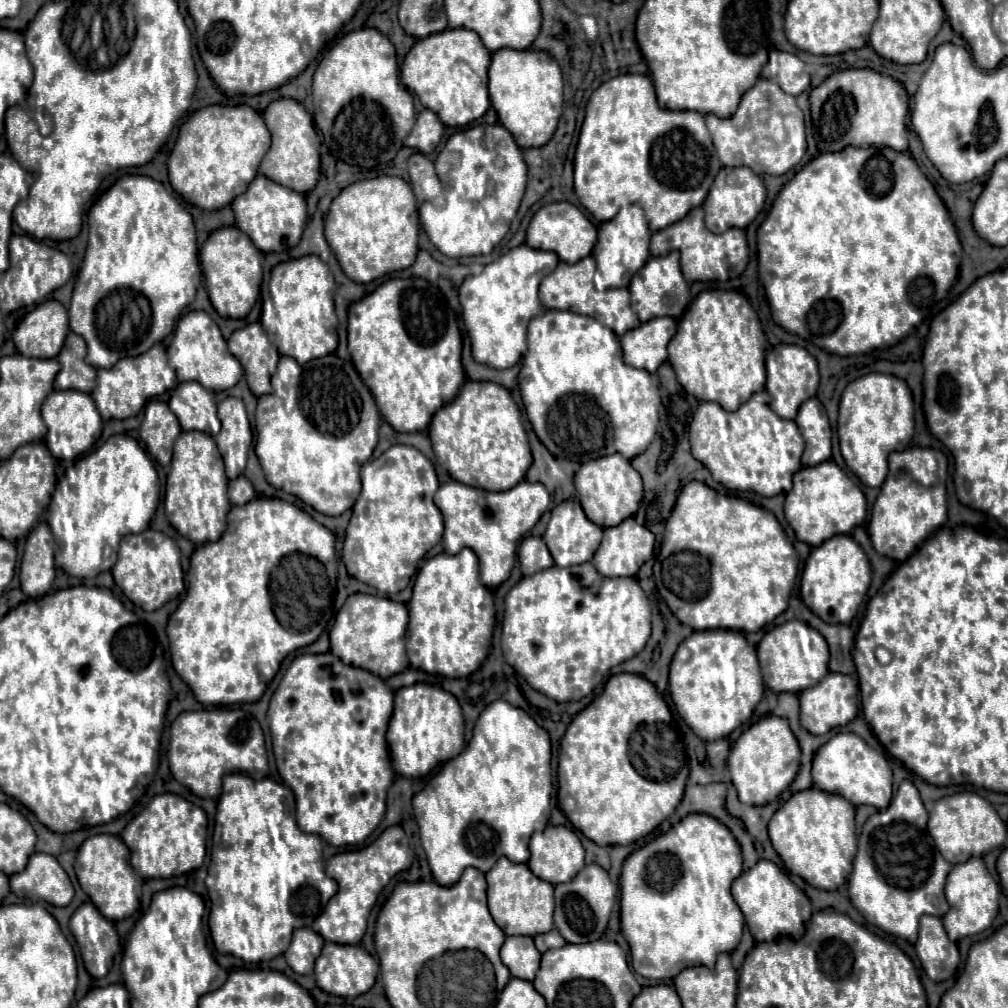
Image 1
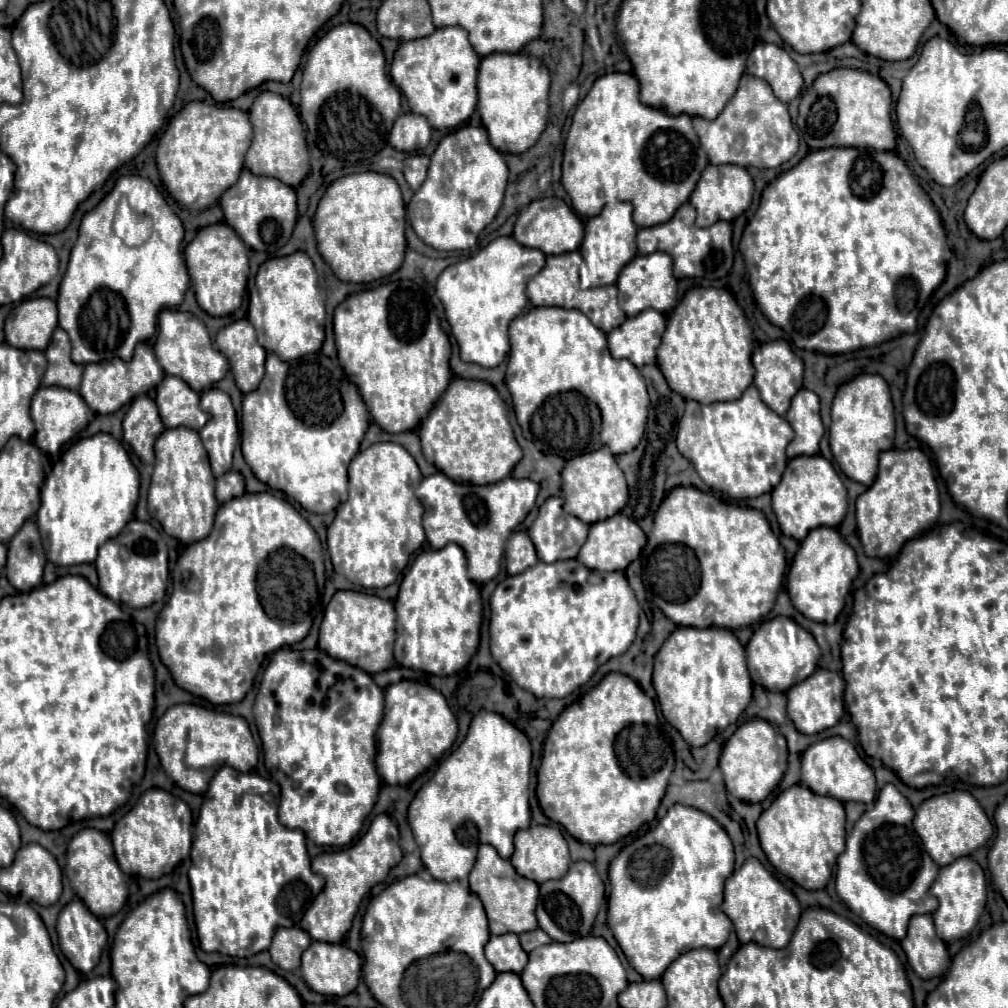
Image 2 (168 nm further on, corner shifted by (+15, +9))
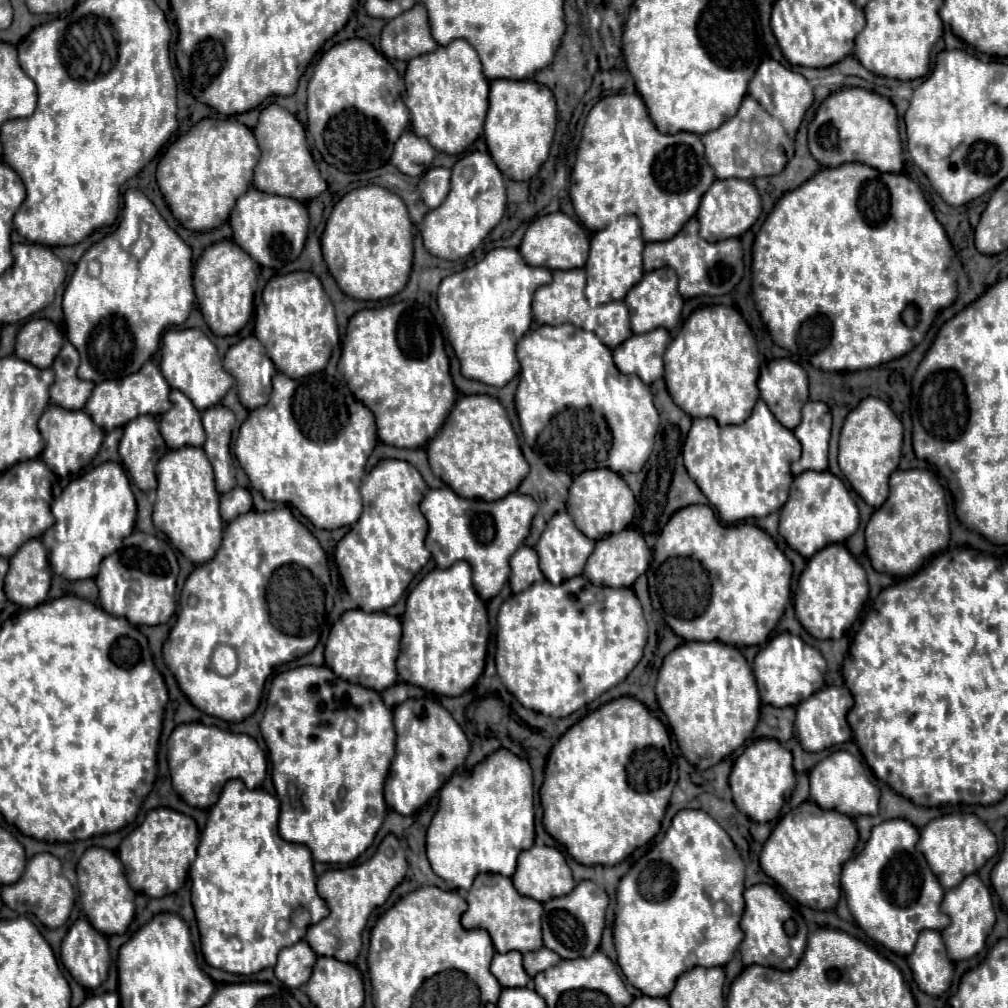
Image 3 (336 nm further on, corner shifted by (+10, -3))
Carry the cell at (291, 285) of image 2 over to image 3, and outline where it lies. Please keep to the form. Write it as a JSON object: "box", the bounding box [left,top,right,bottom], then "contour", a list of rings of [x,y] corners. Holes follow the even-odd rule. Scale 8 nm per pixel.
{"box":[254,272,340,378],"contour":[[[290,272],[268,280],[262,292],[262,302],[255,310],[254,335],[266,346],[267,355],[274,360],[274,366],[290,378],[302,378],[324,370],[332,354],[332,342],[340,338],[332,300],[328,298],[320,280],[312,272]]]}

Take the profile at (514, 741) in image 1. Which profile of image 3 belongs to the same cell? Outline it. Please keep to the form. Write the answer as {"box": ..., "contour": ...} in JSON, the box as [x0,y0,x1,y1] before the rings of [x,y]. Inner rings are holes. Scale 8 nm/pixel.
{"box":[426,748,534,890],"contour":[[[498,748],[472,772],[456,772],[438,796],[438,810],[426,830],[426,856],[434,874],[462,890],[470,890],[478,872],[512,876],[518,854],[534,844],[534,788],[528,760]]]}

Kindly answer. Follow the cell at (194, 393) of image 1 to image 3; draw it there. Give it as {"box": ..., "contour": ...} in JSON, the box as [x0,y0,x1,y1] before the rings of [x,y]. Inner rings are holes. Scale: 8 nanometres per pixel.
{"box":[160,390,206,450],"contour":[[[178,390],[170,392],[172,408],[160,418],[160,432],[168,448],[176,450],[182,446],[202,446],[206,432],[202,432],[202,414],[194,404]]]}

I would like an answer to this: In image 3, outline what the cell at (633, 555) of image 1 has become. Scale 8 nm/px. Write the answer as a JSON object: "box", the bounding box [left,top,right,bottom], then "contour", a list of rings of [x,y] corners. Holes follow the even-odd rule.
{"box":[584,528,652,588],"contour":[[[626,528],[614,536],[608,536],[608,538],[602,538],[596,542],[596,548],[586,562],[584,576],[596,586],[610,586],[610,588],[626,586],[628,588],[634,584],[634,580],[638,576],[642,576],[648,570],[650,562],[652,562],[652,552],[646,546],[644,538],[636,530]]]}

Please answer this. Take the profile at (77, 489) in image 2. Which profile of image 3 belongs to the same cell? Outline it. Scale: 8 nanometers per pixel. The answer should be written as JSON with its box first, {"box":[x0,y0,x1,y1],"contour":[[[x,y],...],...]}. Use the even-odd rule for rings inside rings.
{"box":[41,462,136,580],"contour":[[[104,462],[72,480],[52,502],[55,524],[41,537],[54,575],[84,580],[98,574],[104,556],[116,552],[122,540],[134,532],[136,498],[130,480],[118,462]]]}

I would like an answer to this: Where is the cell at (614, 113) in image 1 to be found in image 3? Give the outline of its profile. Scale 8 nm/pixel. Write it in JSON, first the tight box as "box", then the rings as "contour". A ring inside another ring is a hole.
{"box":[570,94,714,242],"contour":[[[614,94],[602,98],[586,118],[576,164],[570,174],[570,198],[580,222],[588,230],[602,230],[608,222],[634,214],[640,220],[644,240],[658,242],[670,240],[696,214],[702,194],[714,180],[714,170],[708,166],[702,140],[696,134],[662,134],[650,120],[638,94]]]}

